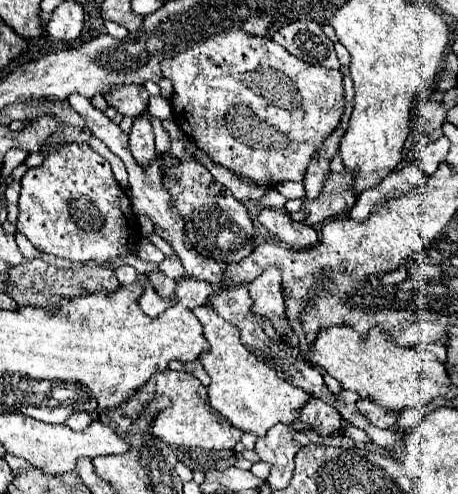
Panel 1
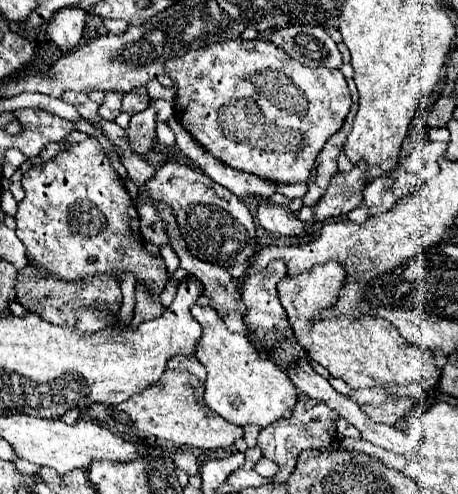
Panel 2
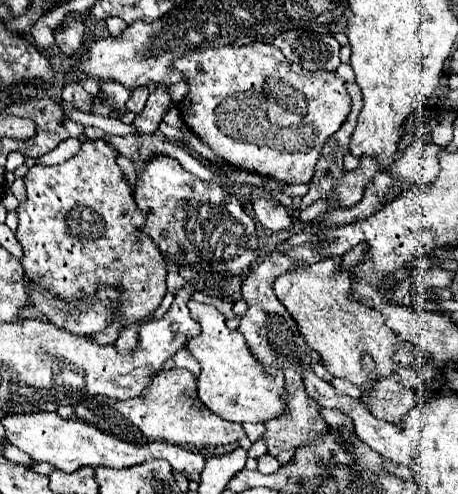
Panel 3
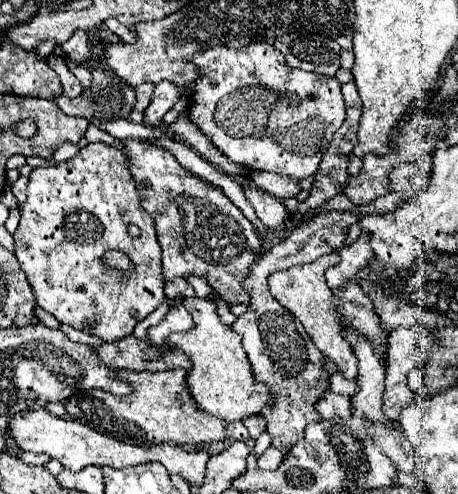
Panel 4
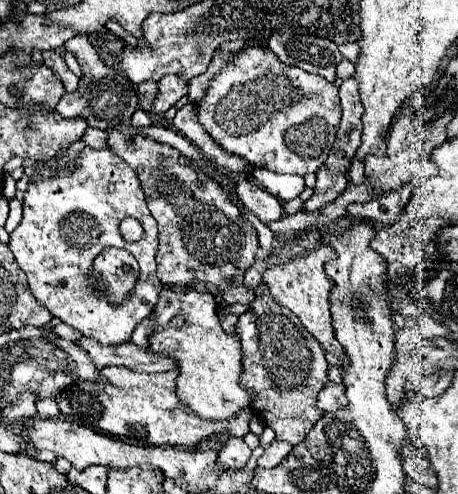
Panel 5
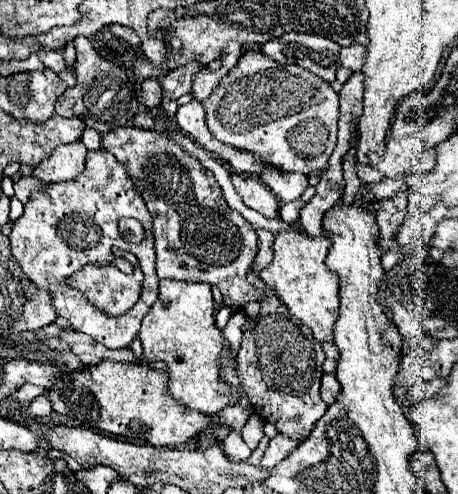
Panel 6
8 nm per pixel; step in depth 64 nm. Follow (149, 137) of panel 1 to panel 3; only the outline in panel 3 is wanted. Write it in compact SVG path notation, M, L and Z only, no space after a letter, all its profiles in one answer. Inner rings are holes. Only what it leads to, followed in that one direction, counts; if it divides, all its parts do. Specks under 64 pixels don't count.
M160 86L154 94L150 94L144 110L136 116L134 120L134 128L136 128L136 136L148 136L148 134L156 134L158 124L162 122L166 108L172 104L170 96L166 92L166 86Z

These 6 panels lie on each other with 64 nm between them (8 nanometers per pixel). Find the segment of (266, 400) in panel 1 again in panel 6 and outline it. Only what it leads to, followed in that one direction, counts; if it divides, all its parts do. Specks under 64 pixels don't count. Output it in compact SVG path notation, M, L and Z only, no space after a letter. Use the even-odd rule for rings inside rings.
M160 280L158 300L142 320L140 338L148 360L162 360L168 364L168 390L184 406L212 416L238 404L240 392L220 380L220 354L230 346L216 326L214 298L208 284Z

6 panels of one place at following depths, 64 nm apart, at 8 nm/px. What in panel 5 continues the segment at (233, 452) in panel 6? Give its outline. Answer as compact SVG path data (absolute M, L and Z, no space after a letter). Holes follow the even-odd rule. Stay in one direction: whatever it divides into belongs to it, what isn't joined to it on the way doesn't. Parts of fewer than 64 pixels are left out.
M230 438L226 446L218 452L216 458L216 472L226 472L226 470L244 470L252 450L246 446L242 438Z

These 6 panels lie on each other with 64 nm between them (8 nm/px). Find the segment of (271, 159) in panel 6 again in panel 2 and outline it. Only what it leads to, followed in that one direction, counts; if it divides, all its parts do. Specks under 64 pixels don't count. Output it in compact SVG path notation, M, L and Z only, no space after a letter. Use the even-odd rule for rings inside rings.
M232 38L214 42L210 46L186 52L180 58L168 60L164 70L178 88L174 114L182 128L188 130L206 152L226 166L276 184L296 184L308 180L316 156L324 148L326 140L342 128L352 104L348 84L340 70L308 68L298 60L290 60L290 56L270 40L260 38Z

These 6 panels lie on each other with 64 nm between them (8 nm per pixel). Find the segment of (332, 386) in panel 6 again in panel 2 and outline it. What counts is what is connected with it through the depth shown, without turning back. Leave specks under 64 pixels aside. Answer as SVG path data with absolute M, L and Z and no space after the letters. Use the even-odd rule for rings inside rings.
M336 418L336 424L338 424L338 434L340 436L347 436L353 439L360 439L360 432L348 422L348 420L344 420L344 418Z

